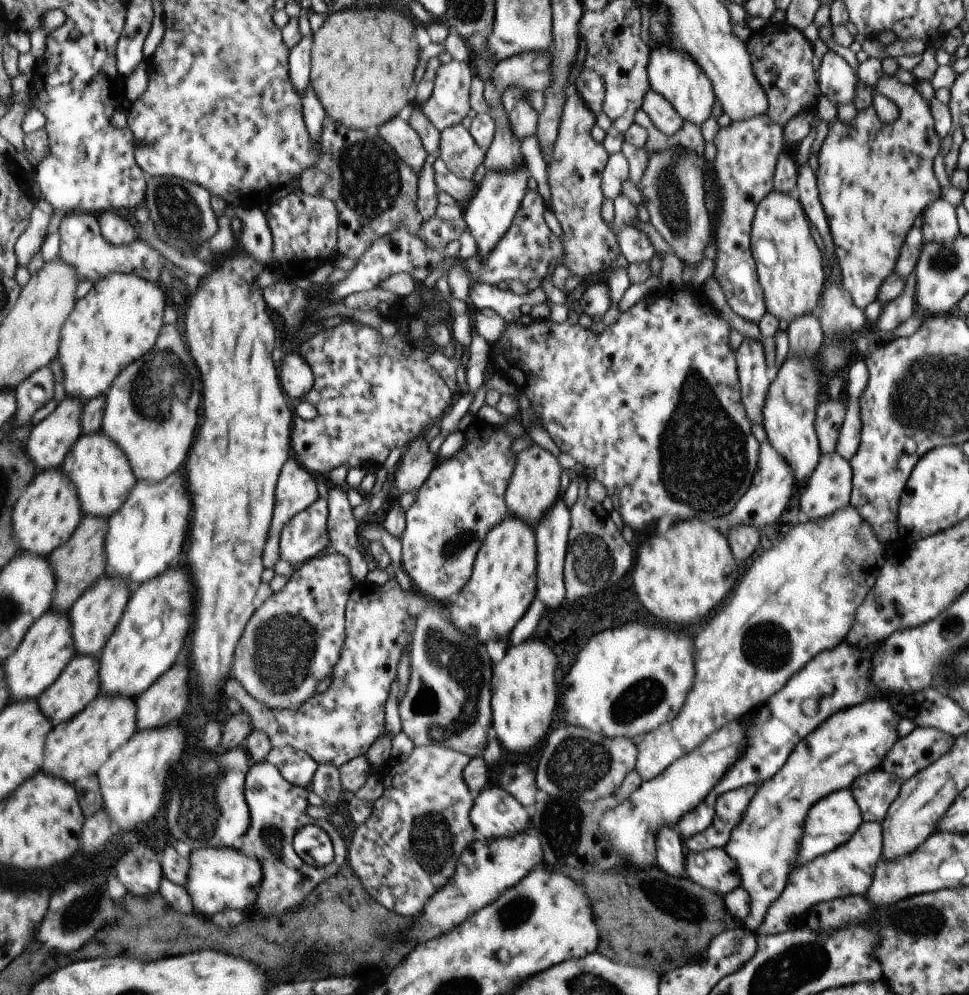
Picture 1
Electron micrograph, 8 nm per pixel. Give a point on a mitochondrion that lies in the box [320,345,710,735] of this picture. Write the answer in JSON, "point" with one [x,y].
{"point":[467,666]}

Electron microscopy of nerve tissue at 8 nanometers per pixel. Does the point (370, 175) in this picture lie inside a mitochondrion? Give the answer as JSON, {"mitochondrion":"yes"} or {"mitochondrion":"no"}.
{"mitochondrion":"yes"}

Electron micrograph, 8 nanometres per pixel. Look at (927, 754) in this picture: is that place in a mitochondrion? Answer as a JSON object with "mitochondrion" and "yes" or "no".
{"mitochondrion":"no"}

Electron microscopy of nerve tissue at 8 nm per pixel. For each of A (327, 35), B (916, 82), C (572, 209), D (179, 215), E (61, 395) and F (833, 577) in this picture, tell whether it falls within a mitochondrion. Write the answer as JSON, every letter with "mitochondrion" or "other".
{"A":"other","B":"other","C":"other","D":"mitochondrion","E":"other","F":"other"}

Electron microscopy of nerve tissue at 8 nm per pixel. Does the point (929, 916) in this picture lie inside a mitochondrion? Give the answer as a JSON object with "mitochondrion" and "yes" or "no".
{"mitochondrion":"yes"}

